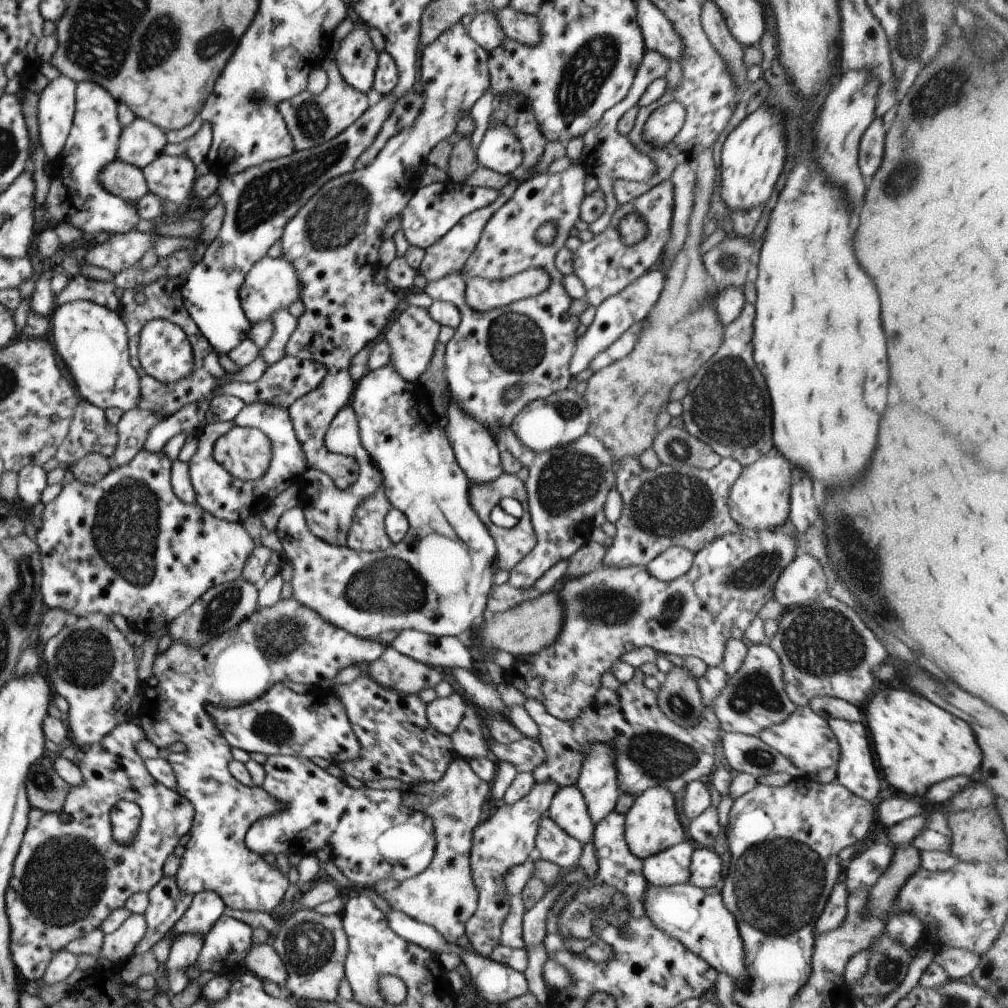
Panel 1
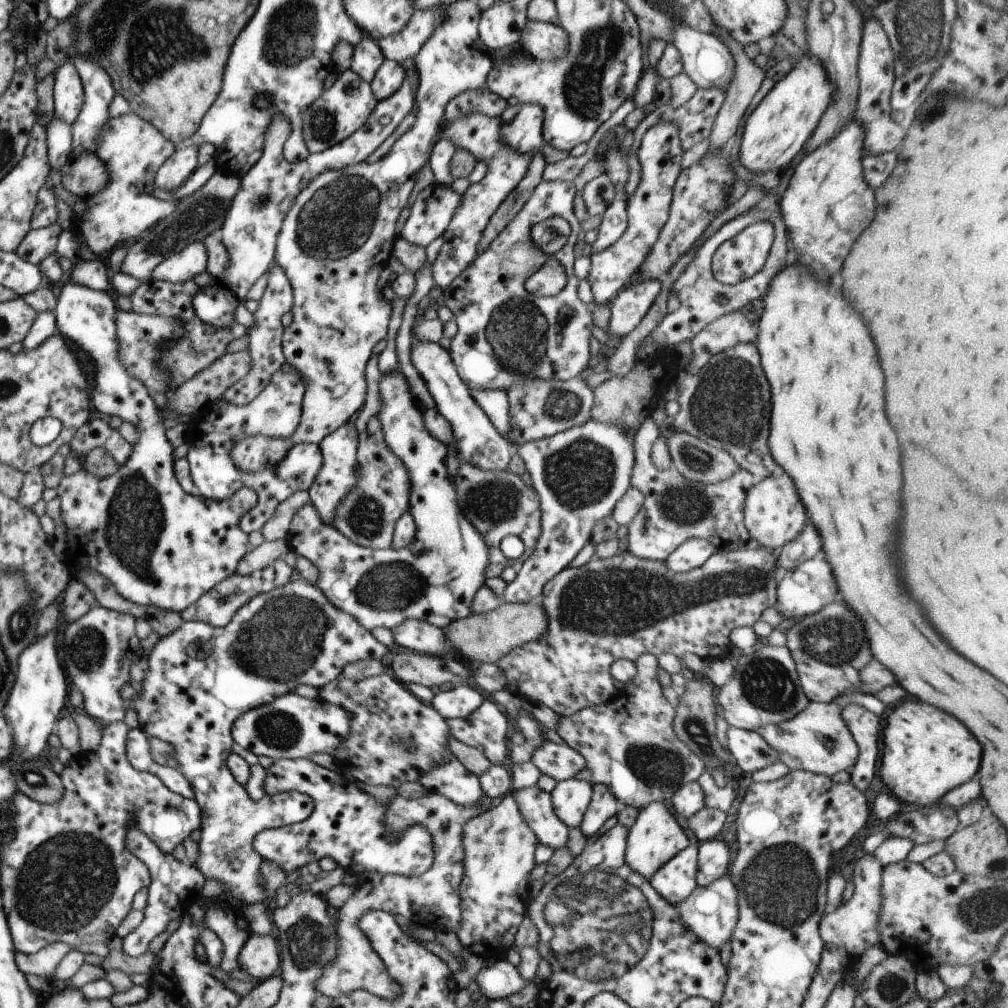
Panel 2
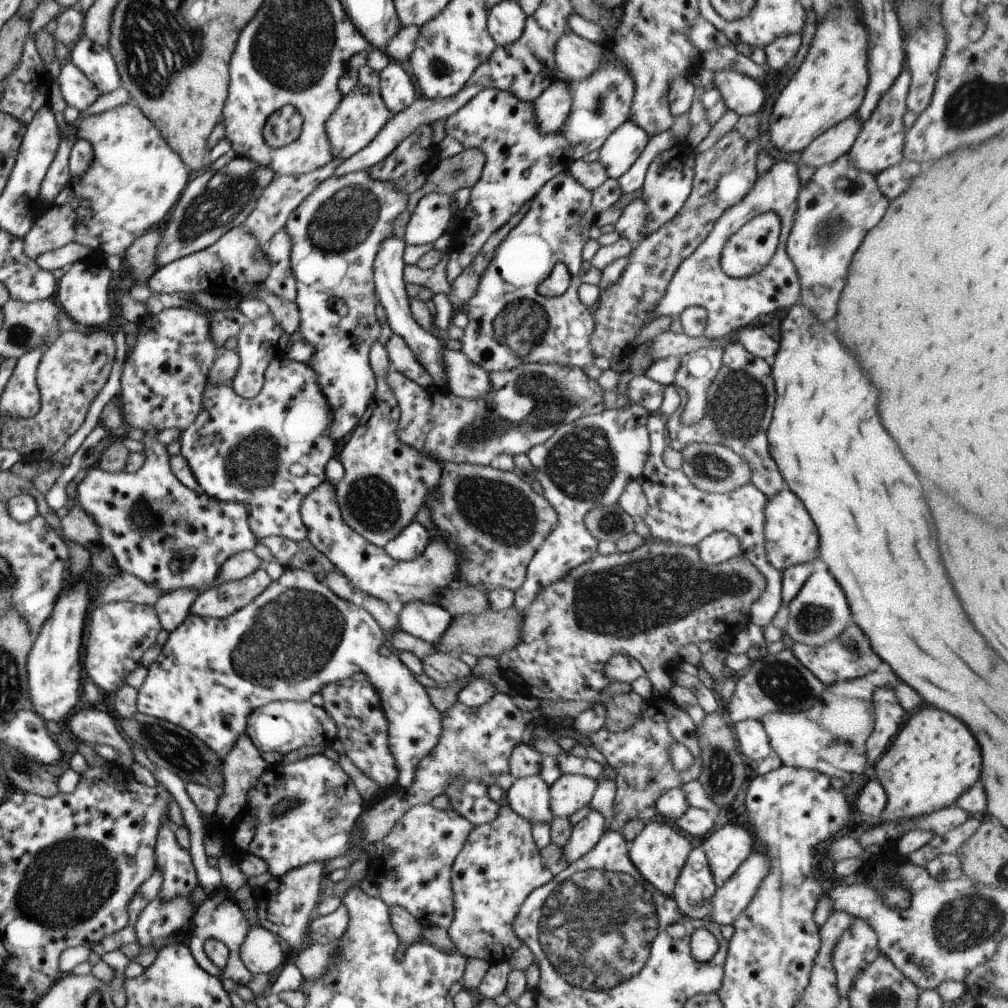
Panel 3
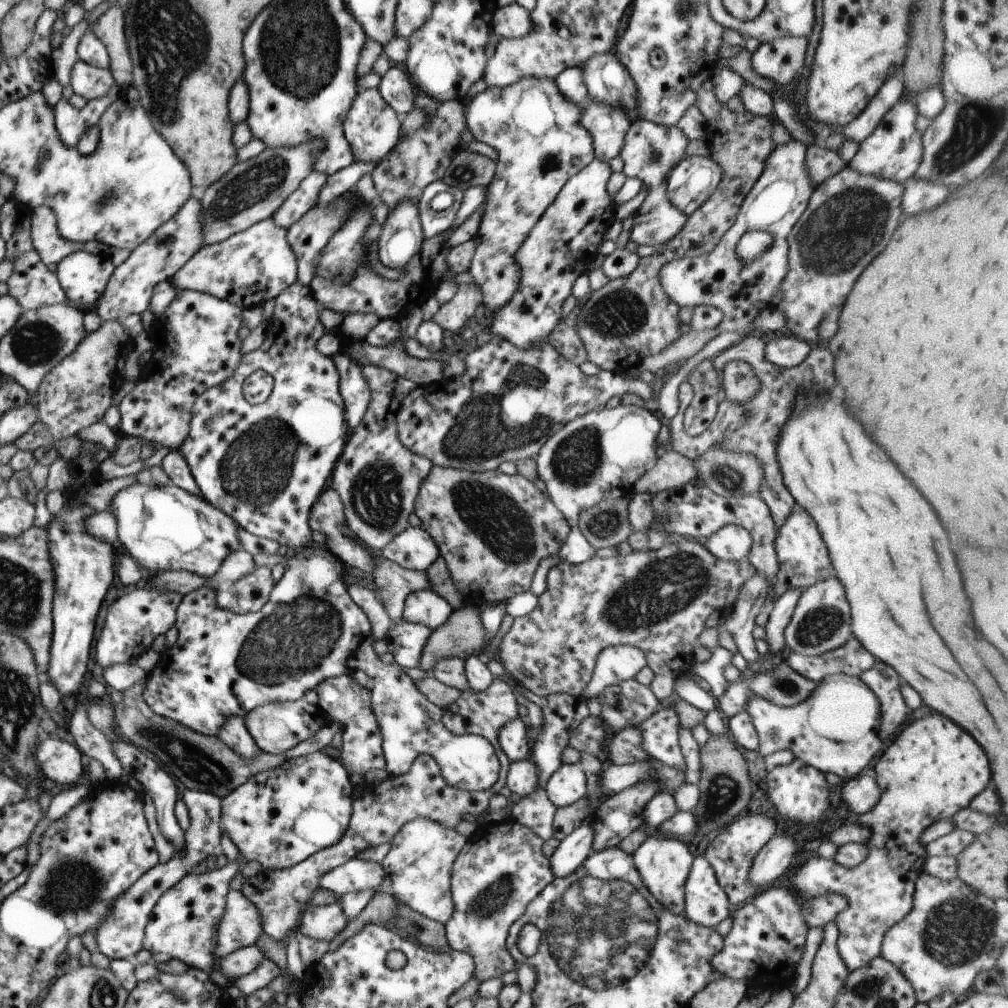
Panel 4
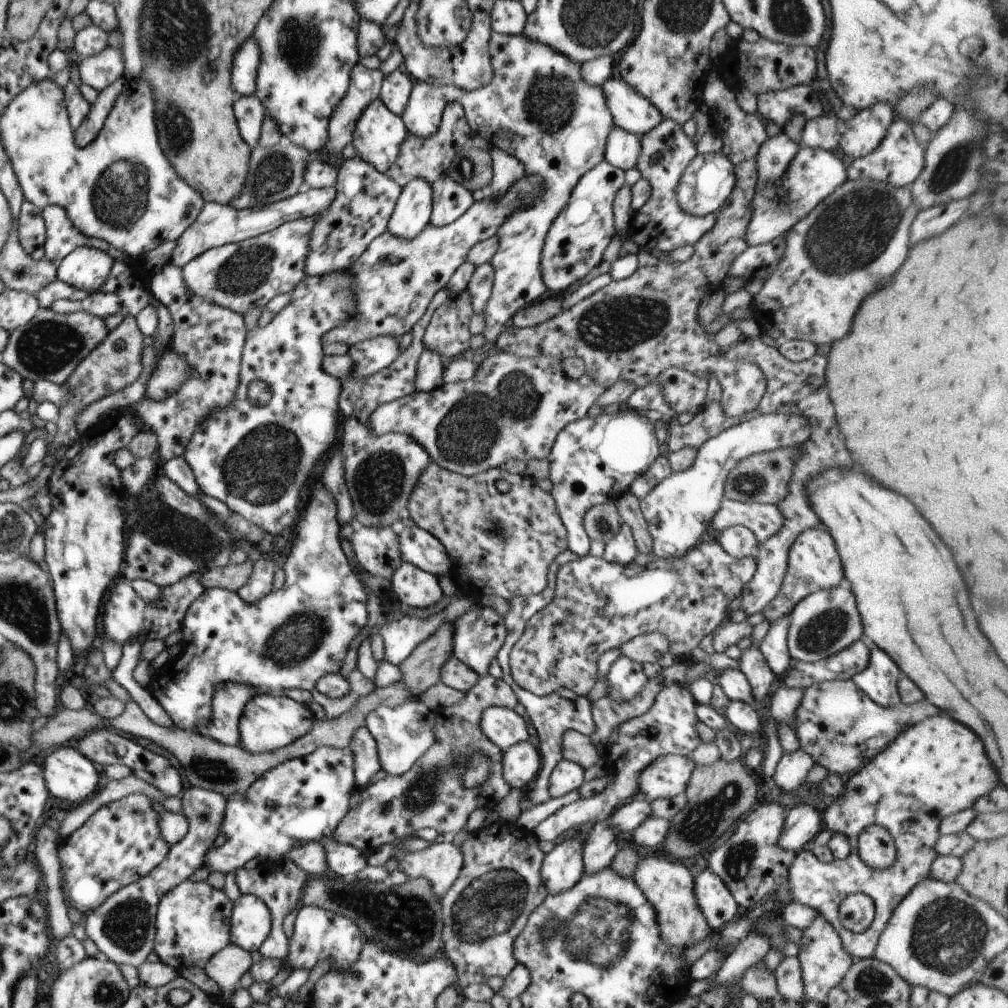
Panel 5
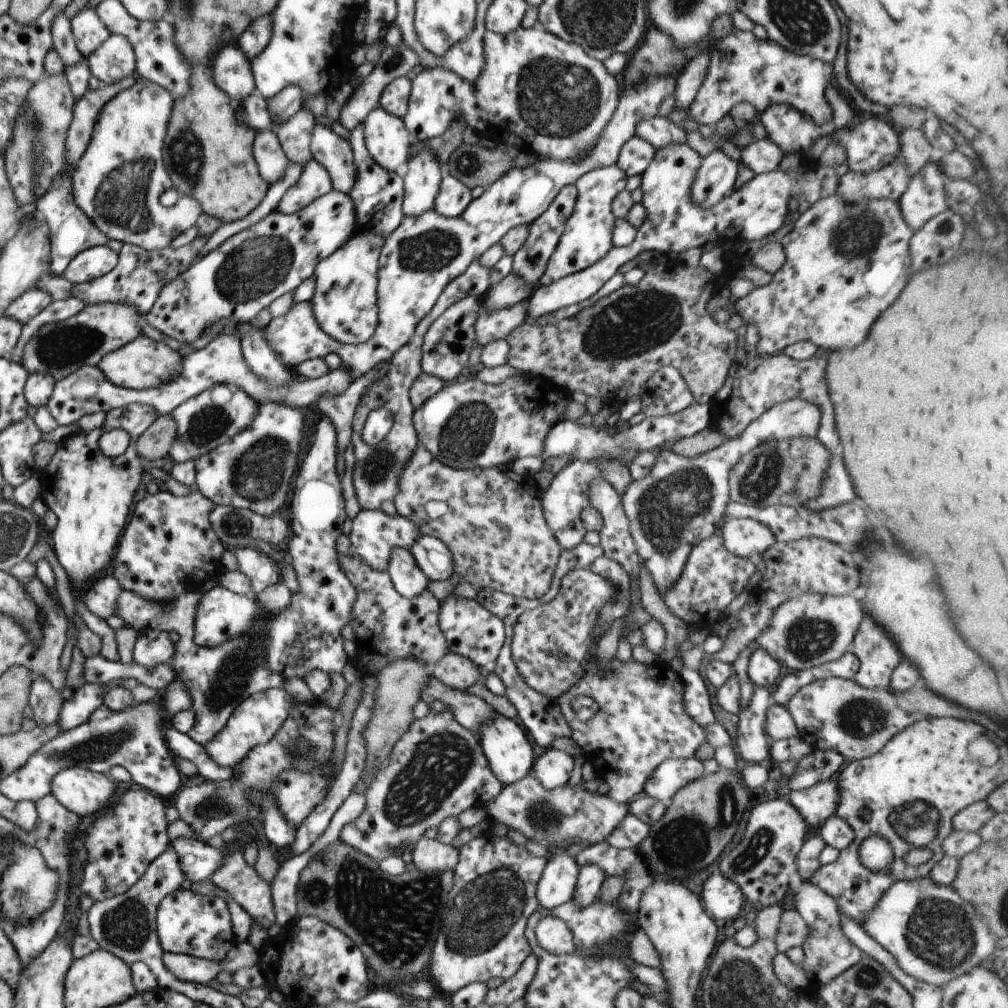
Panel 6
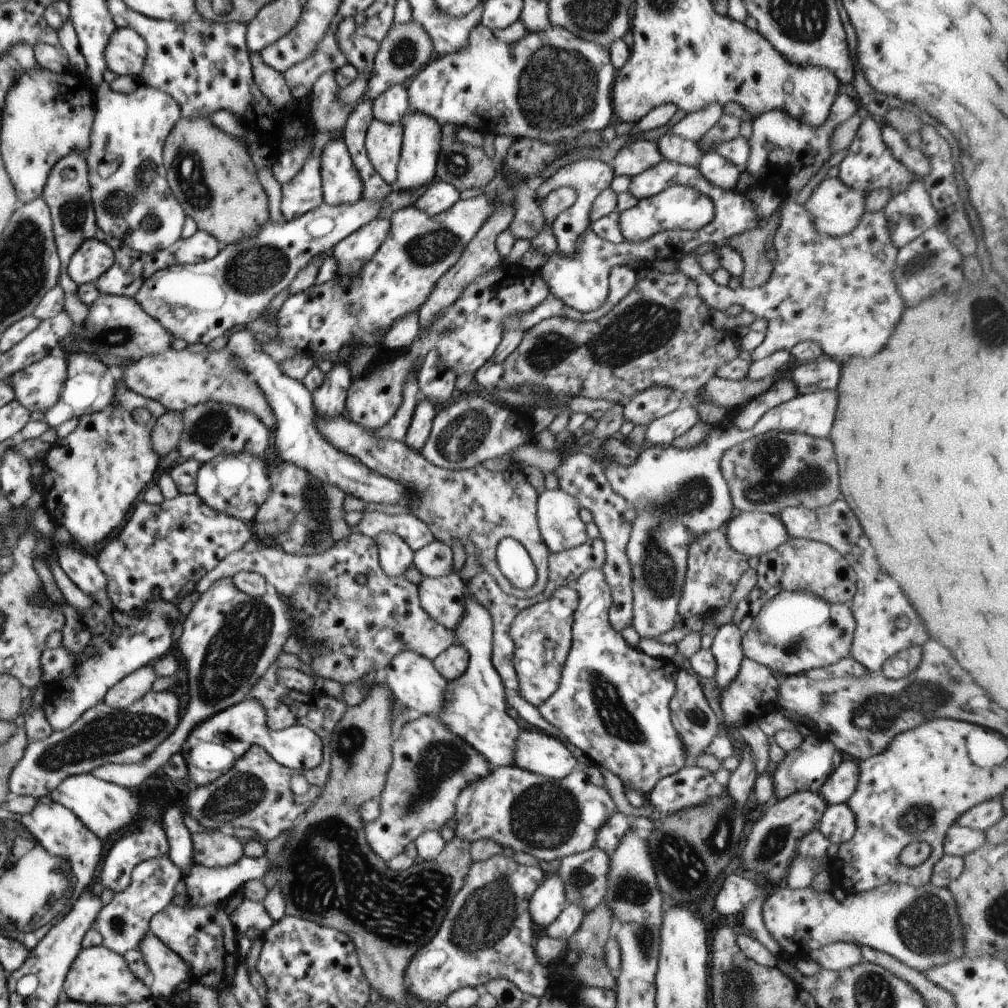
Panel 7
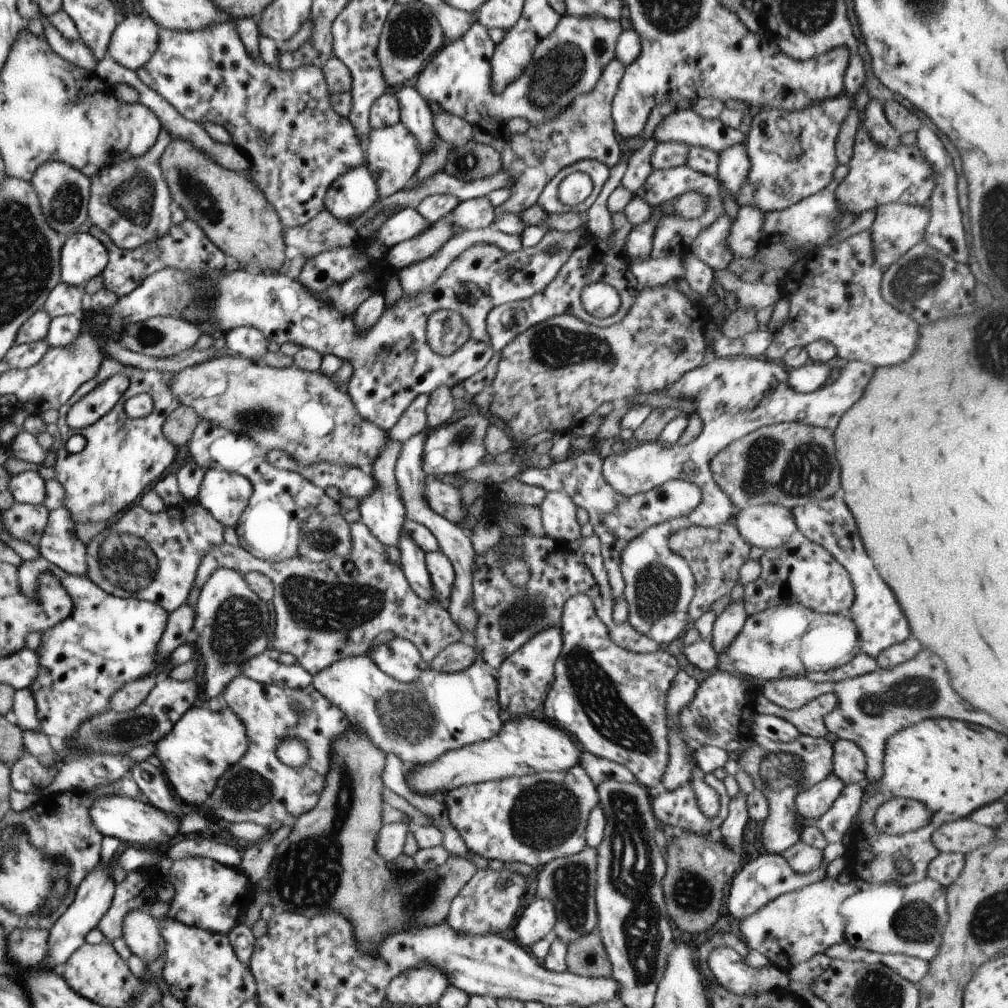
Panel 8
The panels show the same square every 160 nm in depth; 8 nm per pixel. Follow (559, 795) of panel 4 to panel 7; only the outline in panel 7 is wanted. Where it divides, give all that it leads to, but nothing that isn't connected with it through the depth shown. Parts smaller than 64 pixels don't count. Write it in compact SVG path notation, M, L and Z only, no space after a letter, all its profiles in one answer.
M522 725L513 748L513 767L554 780L563 779L578 768L569 750L552 736Z

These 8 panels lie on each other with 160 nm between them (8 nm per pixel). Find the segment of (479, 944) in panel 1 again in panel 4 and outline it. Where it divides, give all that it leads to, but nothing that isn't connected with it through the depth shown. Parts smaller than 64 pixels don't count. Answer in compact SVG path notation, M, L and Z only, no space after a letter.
M514 819L501 822L477 824L471 836L466 838L465 846L457 854L450 875L450 892L453 900L453 914L445 922L445 939L450 949L470 956L474 963L472 976L481 983L489 978L501 977L505 972L517 968L505 949L508 929L525 912L525 906L554 879L549 868L549 860L542 856L542 840Z

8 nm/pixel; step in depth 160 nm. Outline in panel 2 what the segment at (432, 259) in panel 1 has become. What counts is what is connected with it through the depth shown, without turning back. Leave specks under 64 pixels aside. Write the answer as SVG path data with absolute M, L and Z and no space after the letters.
M471 111L466 115L459 115L451 122L441 124L440 138L447 138L455 149L465 149L476 158L485 162L487 170L477 183L469 185L461 195L462 199L453 211L446 229L442 232L444 238L432 266L433 284L441 289L448 287L452 280L464 271L475 258L475 249L481 238L483 229L487 226L490 216L509 195L517 183L524 177L531 162L533 152L522 153L502 143L502 120L496 116L487 116L479 111Z

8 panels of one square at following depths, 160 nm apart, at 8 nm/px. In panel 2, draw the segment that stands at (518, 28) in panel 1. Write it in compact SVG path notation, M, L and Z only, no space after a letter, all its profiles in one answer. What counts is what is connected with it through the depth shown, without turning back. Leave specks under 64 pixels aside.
M526 21L519 42L533 59L547 62L562 59L568 48L568 36L559 25L537 21Z

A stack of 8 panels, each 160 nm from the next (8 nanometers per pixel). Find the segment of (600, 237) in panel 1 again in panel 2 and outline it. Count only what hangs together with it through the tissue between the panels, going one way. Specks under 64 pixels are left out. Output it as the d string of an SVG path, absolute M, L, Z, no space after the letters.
M659 123L648 128L638 148L641 180L633 194L626 199L626 229L604 251L591 253L590 267L585 280L589 283L594 304L608 304L626 286L635 282L639 265L642 265L650 246L657 240L661 227L666 223L672 201L672 188L682 169L678 128L672 123Z

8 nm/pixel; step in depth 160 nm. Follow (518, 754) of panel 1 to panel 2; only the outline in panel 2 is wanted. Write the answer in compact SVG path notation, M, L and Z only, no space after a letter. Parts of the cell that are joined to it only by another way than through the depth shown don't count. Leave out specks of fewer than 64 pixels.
M545 741L536 748L529 760L543 777L554 781L575 777L586 765L585 759L576 750L550 741Z

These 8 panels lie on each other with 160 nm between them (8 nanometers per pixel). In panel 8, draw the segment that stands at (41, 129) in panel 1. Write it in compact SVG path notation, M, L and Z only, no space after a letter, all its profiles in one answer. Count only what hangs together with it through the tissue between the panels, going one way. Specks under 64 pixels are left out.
M129 13L113 29L106 54L118 65L136 71L157 50L159 29L149 17Z

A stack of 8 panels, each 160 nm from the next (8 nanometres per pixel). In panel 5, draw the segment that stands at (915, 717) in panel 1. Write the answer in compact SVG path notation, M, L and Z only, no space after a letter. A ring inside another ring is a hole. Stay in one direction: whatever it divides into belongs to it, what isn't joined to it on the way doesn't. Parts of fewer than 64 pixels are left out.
M931 716L925 718L907 730L903 730L887 748L883 748L877 756L873 756L862 768L859 768L855 774L849 775L845 779L845 792L843 798L837 796L825 811L826 828L833 833L842 833L851 846L849 856L843 860L834 860L829 864L821 862L814 858L809 848L805 848L796 853L788 869L787 890L791 894L791 902L809 906L821 915L825 921L838 932L843 950L852 956L853 960L863 960L873 957L877 940L883 928L887 925L887 920L893 914L895 906L907 896L907 892L925 878L930 877L929 870L933 860L938 856L934 847L939 839L939 820L969 809L977 798L988 794L999 784L997 774L991 766L991 762L985 756L985 750L981 746L981 740L967 730L965 726L957 724L955 720L943 718L943 716ZM871 825L885 828L895 846L895 862L885 868L885 870L873 870L867 864L859 860L857 853L858 837L866 827ZM857 892L865 894L872 902L874 907L874 916L870 927L864 932L853 933L843 928L838 920L839 904L849 895Z

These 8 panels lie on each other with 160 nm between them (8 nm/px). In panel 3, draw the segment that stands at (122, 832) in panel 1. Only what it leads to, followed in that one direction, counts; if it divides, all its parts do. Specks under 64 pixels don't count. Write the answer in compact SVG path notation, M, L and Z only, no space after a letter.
M168 816L160 820L154 844L156 867L162 872L162 883L157 897L169 900L174 896L189 896L198 884L190 857L174 837L174 825Z

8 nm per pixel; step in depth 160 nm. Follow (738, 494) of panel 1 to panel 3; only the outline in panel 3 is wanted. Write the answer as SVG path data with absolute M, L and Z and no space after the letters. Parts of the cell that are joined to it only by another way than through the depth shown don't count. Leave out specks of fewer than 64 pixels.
M781 489L773 498L766 500L764 508L764 549L766 561L776 570L784 571L786 568L796 564L809 563L817 554L817 532L813 528L811 518L803 510L801 502L787 490Z

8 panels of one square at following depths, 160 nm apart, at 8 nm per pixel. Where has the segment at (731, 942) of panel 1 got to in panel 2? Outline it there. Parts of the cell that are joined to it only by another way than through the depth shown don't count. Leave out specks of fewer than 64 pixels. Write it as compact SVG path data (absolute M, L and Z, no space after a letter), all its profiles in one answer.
M728 872L707 886L695 887L695 890L683 902L673 906L685 928L691 929L699 940L719 950L719 946L730 939L738 919L737 893L732 876Z

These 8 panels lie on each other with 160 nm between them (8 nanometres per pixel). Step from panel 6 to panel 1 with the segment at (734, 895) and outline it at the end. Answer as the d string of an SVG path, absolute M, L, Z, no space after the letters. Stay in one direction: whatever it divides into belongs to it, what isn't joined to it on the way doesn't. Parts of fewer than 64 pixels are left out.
M681 841L648 856L642 862L642 875L646 882L654 887L671 887L687 883L689 880L690 856L695 845L692 841Z

